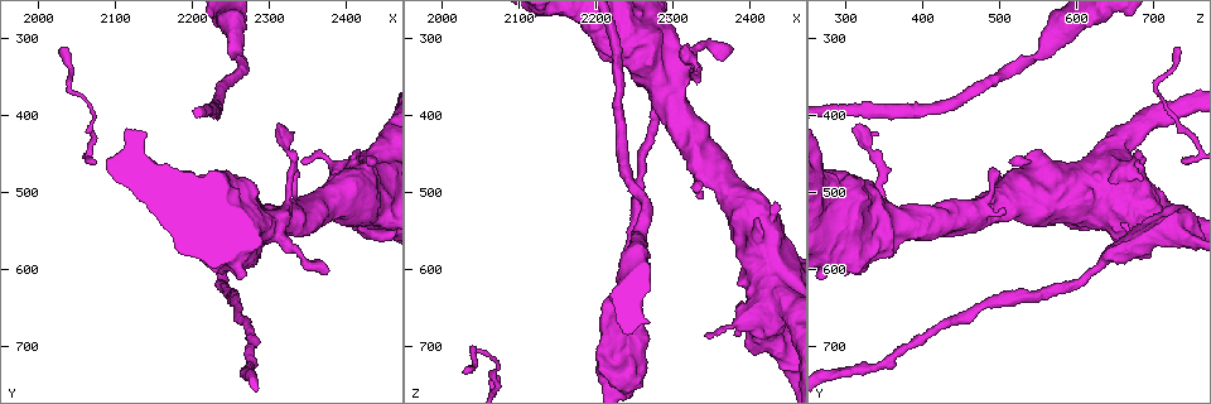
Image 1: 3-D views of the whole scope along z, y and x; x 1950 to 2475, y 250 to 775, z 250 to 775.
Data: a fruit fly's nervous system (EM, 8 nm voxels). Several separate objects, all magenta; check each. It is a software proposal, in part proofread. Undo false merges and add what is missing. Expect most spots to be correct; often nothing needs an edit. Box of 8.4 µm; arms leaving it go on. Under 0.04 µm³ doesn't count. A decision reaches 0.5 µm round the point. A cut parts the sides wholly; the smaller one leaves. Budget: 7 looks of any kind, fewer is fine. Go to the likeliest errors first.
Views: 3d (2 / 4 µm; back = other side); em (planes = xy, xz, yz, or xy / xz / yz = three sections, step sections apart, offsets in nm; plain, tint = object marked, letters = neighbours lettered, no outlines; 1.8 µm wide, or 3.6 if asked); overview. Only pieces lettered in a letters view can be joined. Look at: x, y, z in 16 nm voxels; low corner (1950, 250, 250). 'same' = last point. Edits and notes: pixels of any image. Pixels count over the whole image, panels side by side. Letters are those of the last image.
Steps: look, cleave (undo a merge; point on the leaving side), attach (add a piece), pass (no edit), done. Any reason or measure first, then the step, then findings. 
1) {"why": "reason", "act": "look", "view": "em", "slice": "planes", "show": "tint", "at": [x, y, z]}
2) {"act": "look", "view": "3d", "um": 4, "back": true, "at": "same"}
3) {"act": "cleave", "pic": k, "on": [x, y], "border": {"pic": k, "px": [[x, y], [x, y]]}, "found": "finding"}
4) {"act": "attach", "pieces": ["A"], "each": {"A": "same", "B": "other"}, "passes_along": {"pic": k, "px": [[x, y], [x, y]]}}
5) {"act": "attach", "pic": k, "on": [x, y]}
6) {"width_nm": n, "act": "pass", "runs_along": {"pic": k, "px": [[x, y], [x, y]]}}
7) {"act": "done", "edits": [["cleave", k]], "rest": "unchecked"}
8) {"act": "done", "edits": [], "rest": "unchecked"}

{"act": "look", "view": "3d", "um": 4, "at": [2400, 475, 665]}

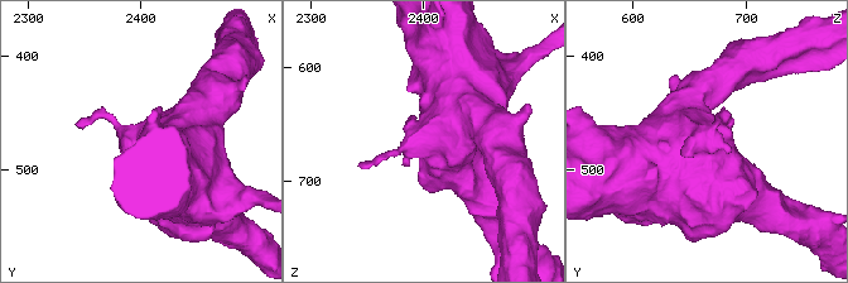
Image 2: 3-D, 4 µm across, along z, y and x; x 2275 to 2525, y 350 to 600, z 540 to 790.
{"act": "look", "view": "em", "um": 3.6, "slice": "planes", "show": "tint", "at": [2400, 474, 662]}

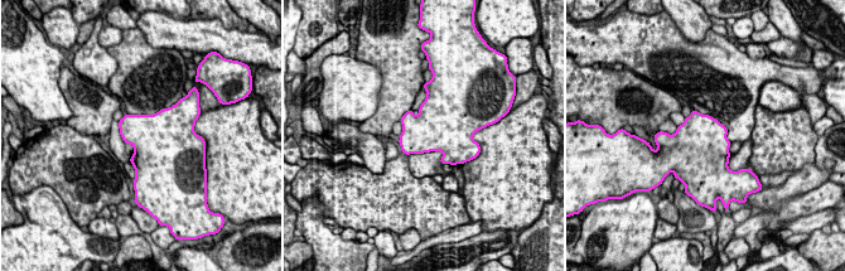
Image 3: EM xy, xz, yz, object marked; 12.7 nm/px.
{"act": "look", "view": "em", "um": 3.6, "slice": "planes", "show": "letters", "at": "same"}

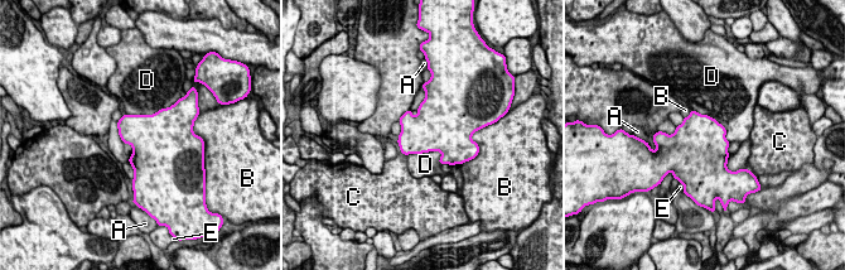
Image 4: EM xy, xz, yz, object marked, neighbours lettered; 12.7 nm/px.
{"act": "pass", "each": {"A": "other", "B": "other", "C": "other", "D": "other", "E": "other"}, "border": {"pic": 4, "px": [[174, 104], [151, 114], [124, 114]]}, "found": "all the same cell"}

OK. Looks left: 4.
{"why": "tapers out", "act": "look", "view": "em", "slice": "yz", "step": 16, "show": "letters", "at": [2310, 415, 310]}

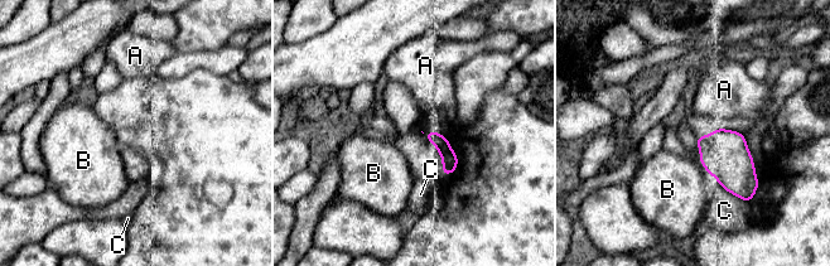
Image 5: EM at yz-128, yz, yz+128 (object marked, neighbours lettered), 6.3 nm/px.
{"why": "cut it another way", "act": "look", "view": "em", "slice": "xy", "step": 16, "show": "letters", "at": "same"}

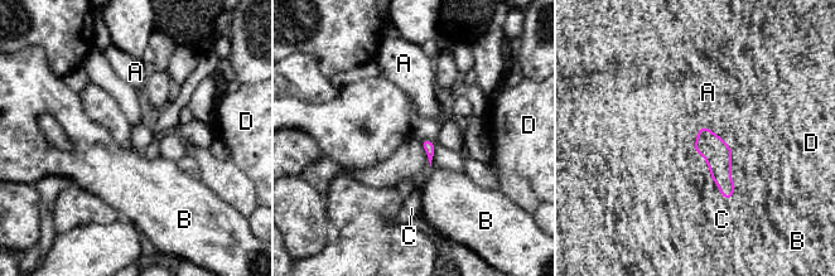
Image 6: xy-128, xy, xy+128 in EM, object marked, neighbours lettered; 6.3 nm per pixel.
{"act": "pass", "each": {"A": "other", "B": "other", "C": "other", "D": "other"}, "runs_along": {"pic": 6, "px": [[701, 130], [718, 154], [728, 195]]}, "found": "no lettered piece goes on from it"}

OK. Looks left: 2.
{"why": "free end", "act": "look", "view": "em", "slice": "xz", "step": 8, "show": "tint", "at": [2380, 605, 315]}

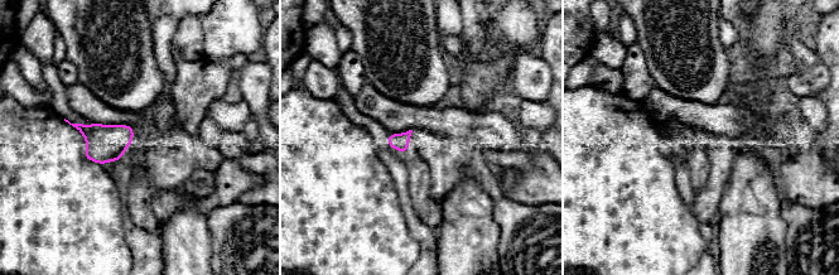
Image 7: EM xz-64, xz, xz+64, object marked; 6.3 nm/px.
{"why": "another direction", "act": "look", "view": "em", "slice": "planes", "show": "letters", "at": "same"}

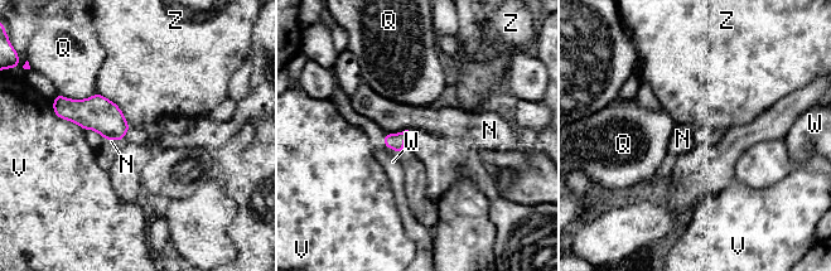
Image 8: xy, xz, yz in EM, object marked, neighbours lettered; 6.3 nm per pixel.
{"longest_contact_nm": ["Z", 300], "act": "pass", "each": {"N": "other", "Q": "other", "V": "other", "W": "other", "Z": "other"}, "border": {"pic": 8, "px": [[407, 129], [400, 132], [386, 134]]}, "found": "no lettered piece goes on from it"}

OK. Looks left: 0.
{"act": "done", "edits": [], "rest": "unchecked"}

